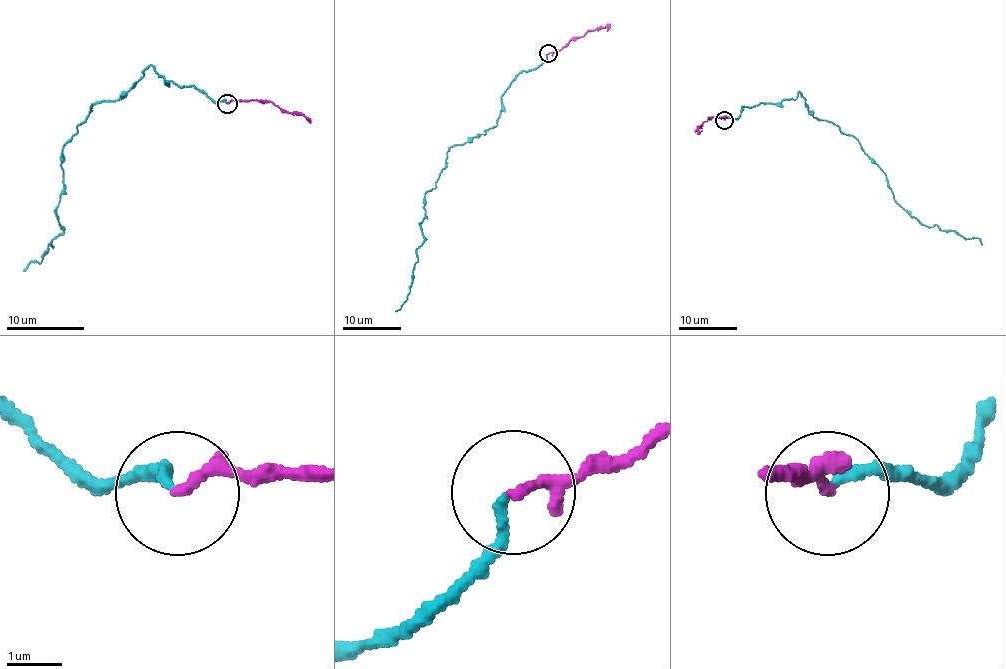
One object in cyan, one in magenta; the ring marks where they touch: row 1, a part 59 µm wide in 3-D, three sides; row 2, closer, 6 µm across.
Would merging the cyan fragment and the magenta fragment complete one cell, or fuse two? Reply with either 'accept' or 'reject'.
accept

